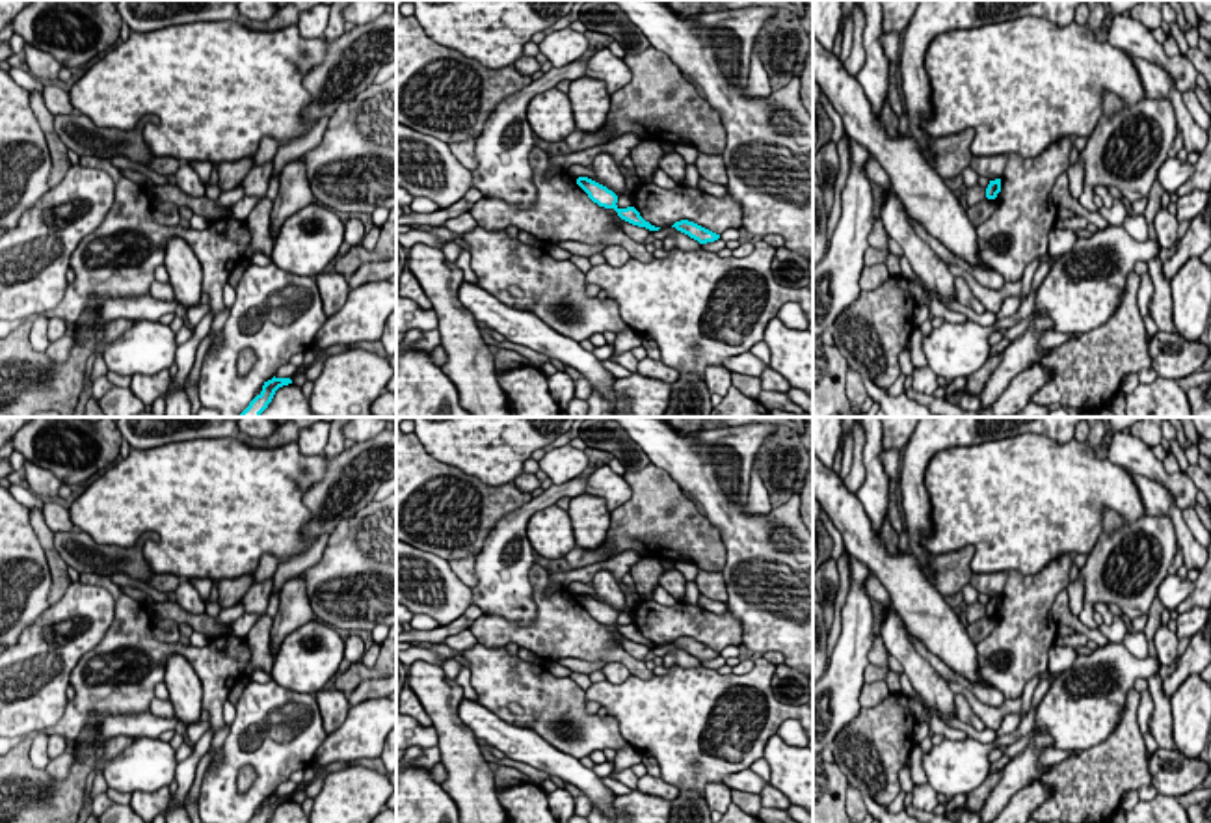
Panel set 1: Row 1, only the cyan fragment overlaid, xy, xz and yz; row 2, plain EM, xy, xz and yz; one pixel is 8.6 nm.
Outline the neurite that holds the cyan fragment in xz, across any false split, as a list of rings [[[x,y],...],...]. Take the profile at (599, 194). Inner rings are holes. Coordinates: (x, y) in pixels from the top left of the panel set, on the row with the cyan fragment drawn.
[[[579,177],[577,184],[588,194],[588,197],[597,203],[599,207],[605,209],[614,209],[618,216],[632,225],[645,227],[649,231],[659,231],[660,227],[651,225],[645,222],[640,212],[634,207],[619,209],[618,196],[608,190],[606,186],[588,179],[588,177]]]

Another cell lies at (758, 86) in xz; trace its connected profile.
[[[753,43],[750,76],[748,76],[748,86],[744,89],[744,95],[748,99],[761,99],[761,97],[768,97],[770,93],[772,93],[770,78],[761,61],[759,47],[757,43]]]

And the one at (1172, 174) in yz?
[[[1168,156],[1157,169],[1155,181],[1163,186],[1164,192],[1174,194],[1192,177],[1192,173],[1194,166],[1191,162],[1181,162],[1176,156]]]

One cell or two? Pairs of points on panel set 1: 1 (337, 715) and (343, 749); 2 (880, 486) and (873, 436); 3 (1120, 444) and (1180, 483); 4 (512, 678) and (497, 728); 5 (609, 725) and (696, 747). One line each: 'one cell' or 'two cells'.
1: two cells
2: one cell
3: one cell
4: two cells
5: two cells

